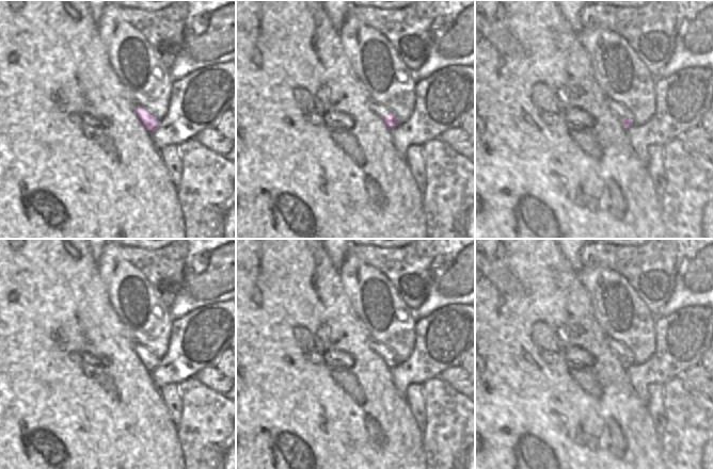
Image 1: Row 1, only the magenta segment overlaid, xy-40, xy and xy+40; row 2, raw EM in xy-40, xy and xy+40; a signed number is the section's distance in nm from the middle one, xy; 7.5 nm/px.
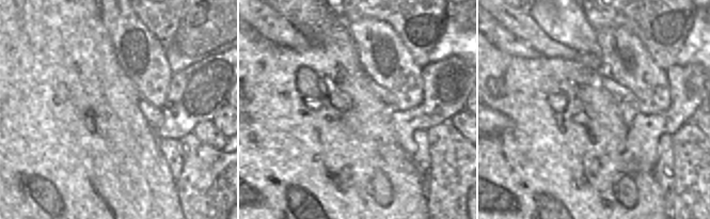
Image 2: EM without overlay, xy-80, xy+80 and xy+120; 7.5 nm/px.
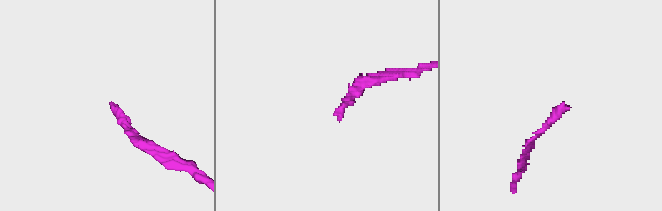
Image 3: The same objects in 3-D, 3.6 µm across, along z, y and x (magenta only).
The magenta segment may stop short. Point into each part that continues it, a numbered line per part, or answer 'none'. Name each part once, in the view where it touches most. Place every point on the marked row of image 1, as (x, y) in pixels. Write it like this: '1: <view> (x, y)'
1: xy+40 (620, 111)

